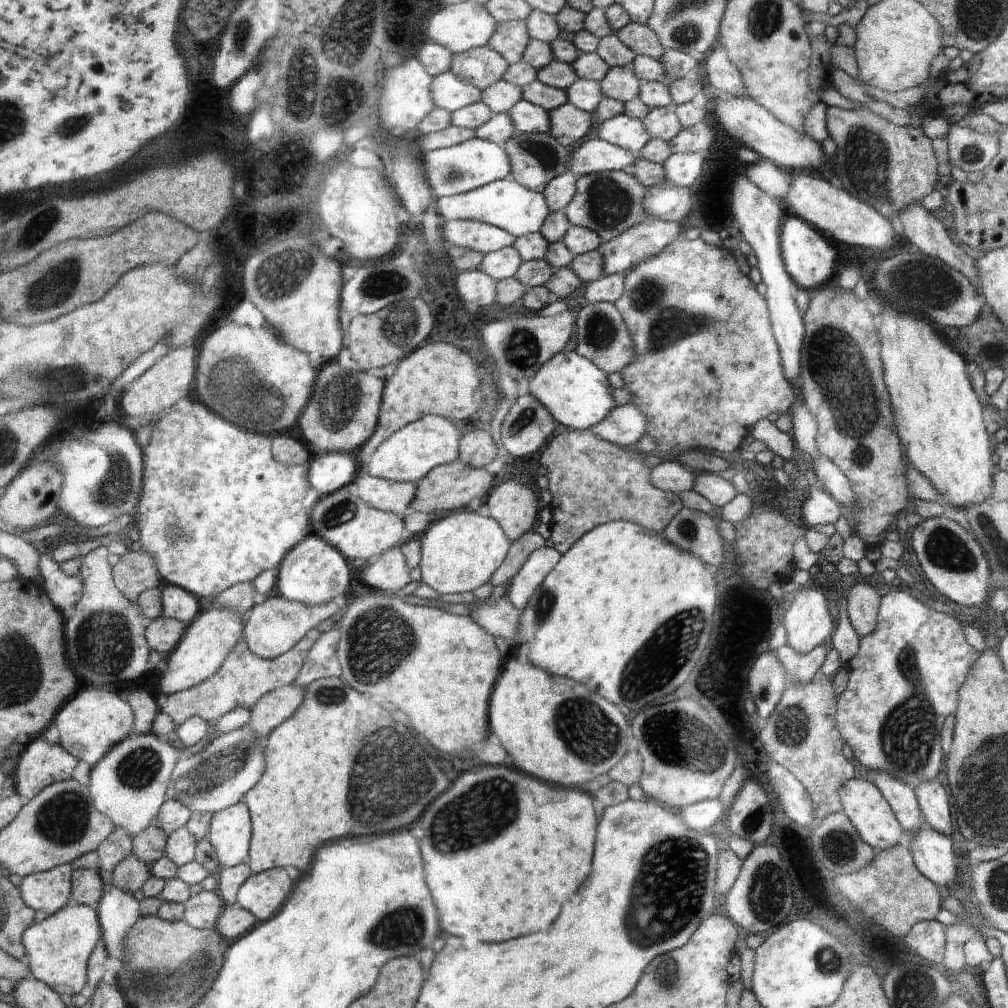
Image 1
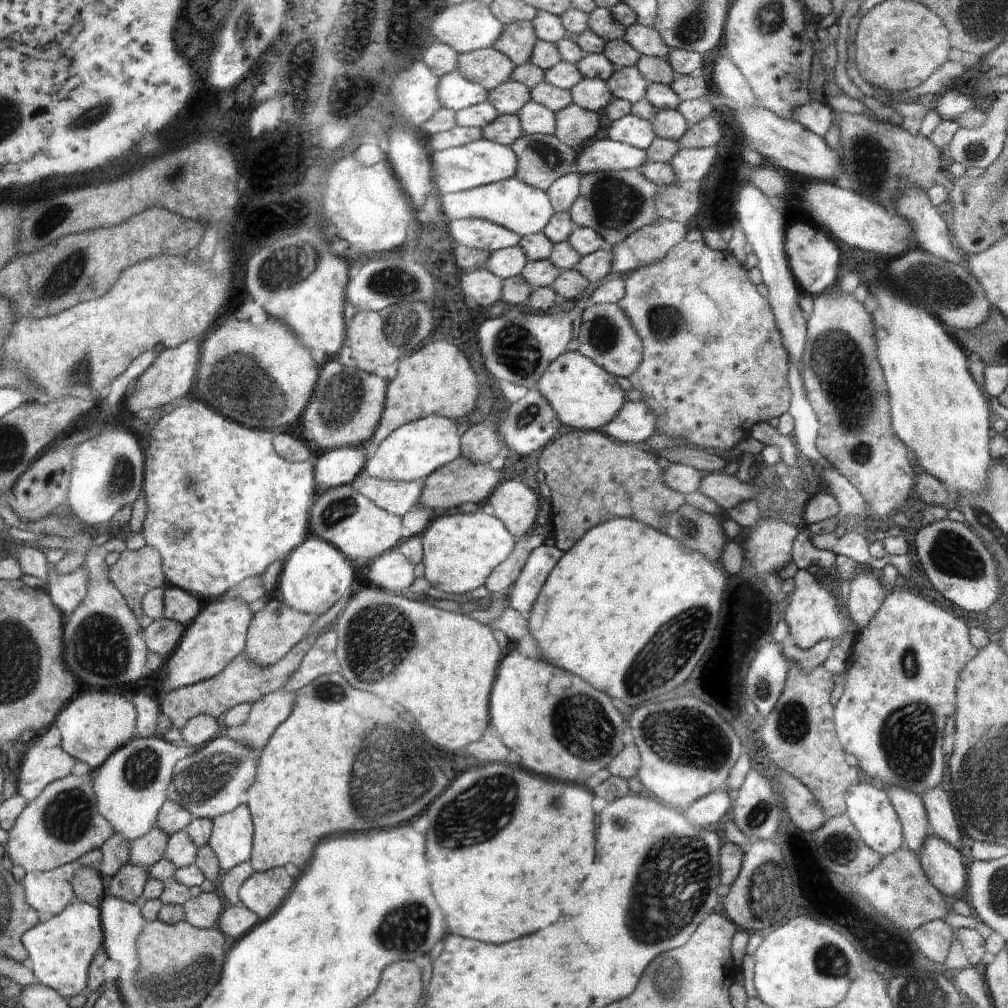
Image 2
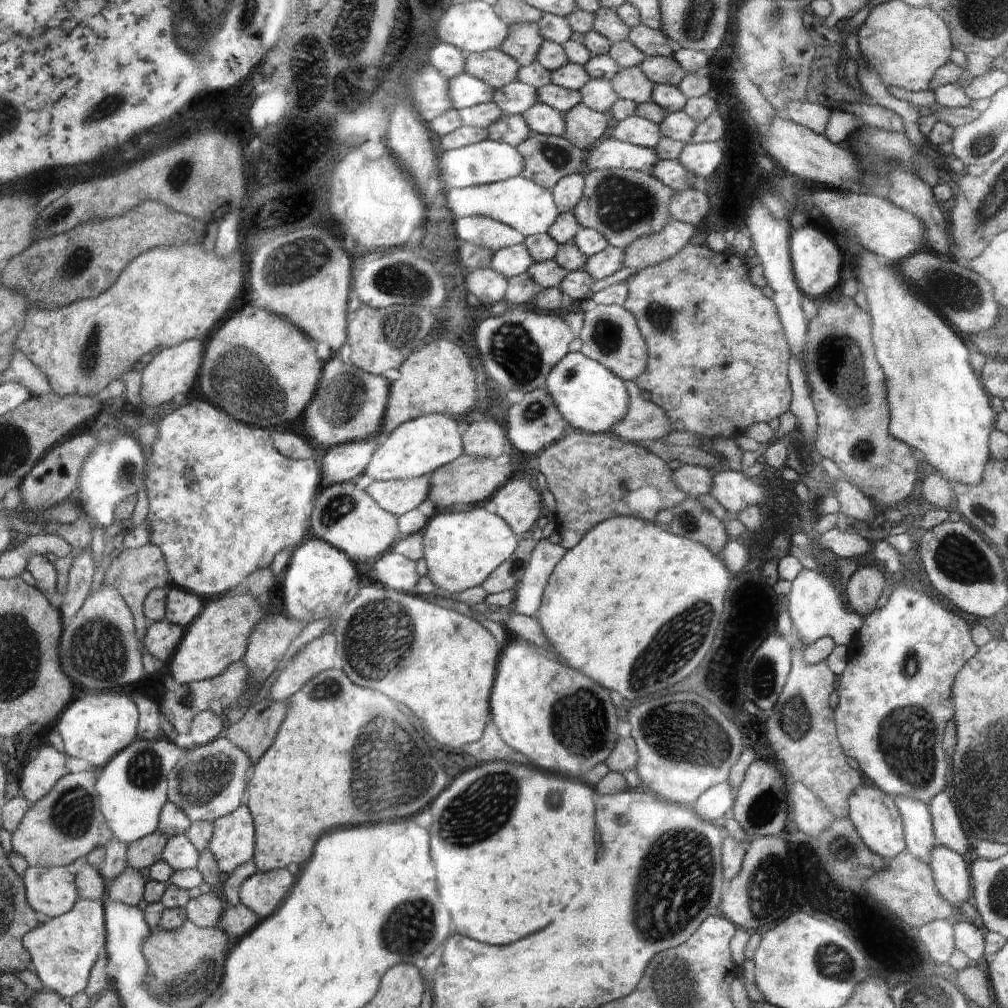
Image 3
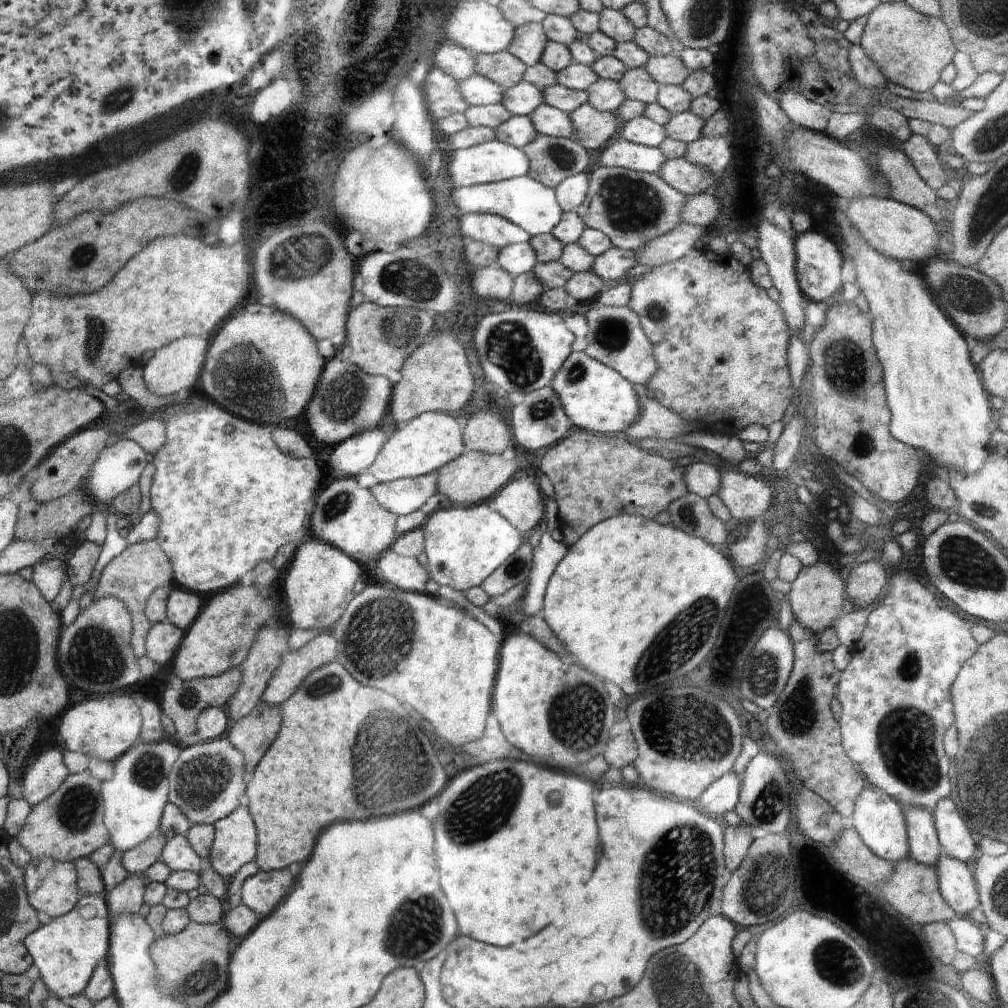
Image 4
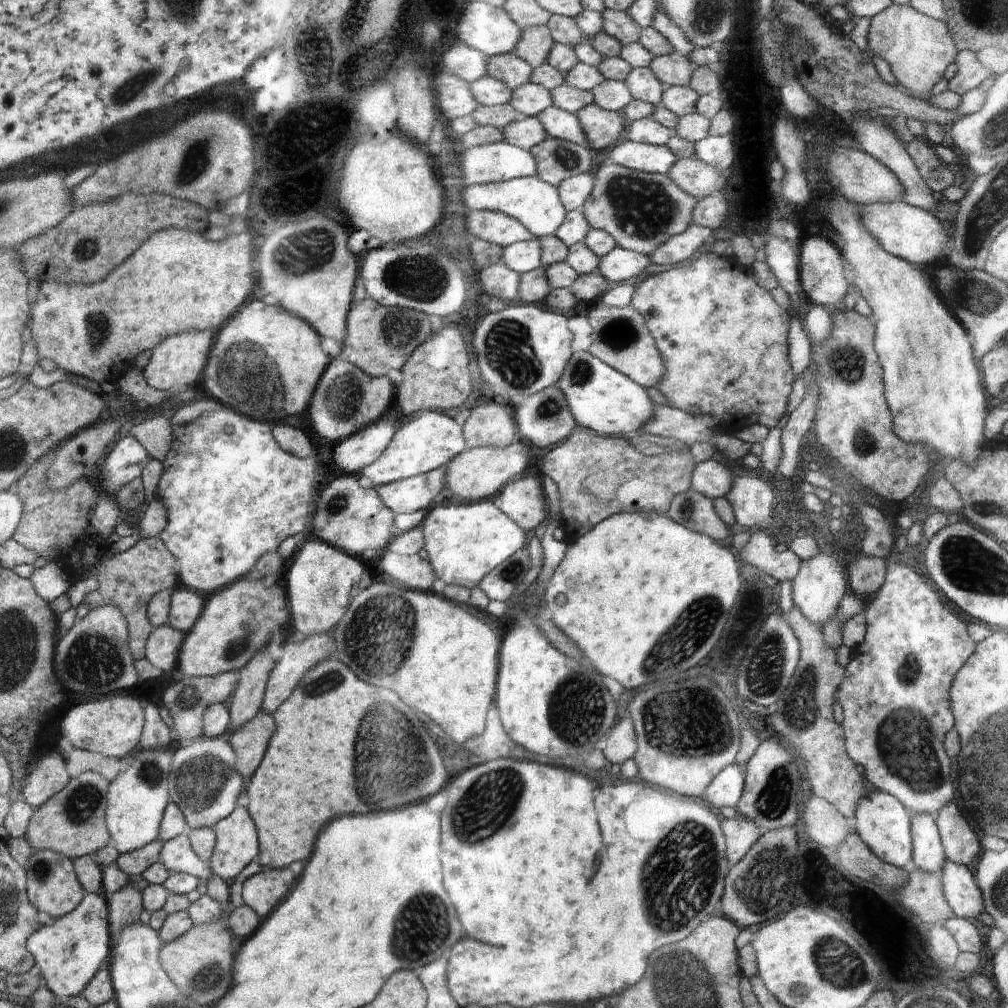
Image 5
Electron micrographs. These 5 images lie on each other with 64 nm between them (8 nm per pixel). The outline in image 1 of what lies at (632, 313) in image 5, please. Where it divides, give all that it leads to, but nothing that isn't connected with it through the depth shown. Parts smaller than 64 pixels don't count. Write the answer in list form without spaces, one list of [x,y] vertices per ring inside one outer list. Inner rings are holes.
[[[588,303],[578,312],[575,351],[595,363],[607,375],[618,373],[632,360],[634,343],[624,319],[614,303]]]

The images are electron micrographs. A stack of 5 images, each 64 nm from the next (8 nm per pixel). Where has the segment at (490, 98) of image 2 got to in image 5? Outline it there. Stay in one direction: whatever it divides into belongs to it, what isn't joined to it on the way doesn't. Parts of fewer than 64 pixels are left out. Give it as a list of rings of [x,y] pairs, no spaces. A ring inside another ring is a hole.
[[[526,83],[521,87],[515,88],[512,91],[509,102],[518,115],[524,115],[527,117],[537,116],[540,114],[546,107],[552,106],[551,94],[550,91],[547,91],[543,86],[540,86],[536,83]]]

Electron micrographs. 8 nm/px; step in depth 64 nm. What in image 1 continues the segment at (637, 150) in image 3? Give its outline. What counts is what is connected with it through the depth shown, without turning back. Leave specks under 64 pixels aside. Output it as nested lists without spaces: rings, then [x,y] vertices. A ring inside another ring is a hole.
[[[590,138],[580,142],[574,148],[568,171],[577,178],[602,171],[629,170],[638,158],[618,145],[610,144],[602,139]]]

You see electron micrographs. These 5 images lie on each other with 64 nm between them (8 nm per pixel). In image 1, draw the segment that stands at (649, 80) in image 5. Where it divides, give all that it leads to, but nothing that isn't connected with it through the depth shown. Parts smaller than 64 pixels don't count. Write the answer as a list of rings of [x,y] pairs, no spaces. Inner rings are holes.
[[[630,66],[610,67],[607,75],[599,82],[603,96],[621,100],[623,103],[638,96],[643,83]]]

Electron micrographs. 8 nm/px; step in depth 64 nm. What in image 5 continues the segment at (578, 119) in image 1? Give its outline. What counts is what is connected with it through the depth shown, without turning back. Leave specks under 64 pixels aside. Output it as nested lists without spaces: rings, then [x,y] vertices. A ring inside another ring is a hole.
[[[594,102],[583,106],[575,115],[590,146],[599,153],[605,153],[615,146],[619,142],[618,136],[627,127],[622,114],[605,111]]]

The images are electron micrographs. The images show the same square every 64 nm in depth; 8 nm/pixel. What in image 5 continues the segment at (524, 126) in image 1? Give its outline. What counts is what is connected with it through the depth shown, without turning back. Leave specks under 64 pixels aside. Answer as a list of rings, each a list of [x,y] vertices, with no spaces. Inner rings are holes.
[[[552,105],[537,114],[537,117],[540,119],[548,137],[580,143],[580,146],[590,146],[587,135],[584,134],[579,118],[576,118],[575,114]]]

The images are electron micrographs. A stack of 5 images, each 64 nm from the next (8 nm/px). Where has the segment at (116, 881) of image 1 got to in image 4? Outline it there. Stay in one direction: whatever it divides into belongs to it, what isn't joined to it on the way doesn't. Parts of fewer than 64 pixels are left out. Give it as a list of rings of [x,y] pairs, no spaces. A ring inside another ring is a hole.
[[[130,875],[118,888],[108,894],[112,914],[138,914],[145,902],[147,887],[138,875]]]

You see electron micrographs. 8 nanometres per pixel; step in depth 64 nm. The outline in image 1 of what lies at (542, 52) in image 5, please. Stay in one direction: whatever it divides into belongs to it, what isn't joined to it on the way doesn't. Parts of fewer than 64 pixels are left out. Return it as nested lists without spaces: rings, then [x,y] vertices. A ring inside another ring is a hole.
[[[504,21],[498,23],[498,30],[487,45],[505,58],[508,64],[514,64],[523,57],[530,39],[526,21]]]

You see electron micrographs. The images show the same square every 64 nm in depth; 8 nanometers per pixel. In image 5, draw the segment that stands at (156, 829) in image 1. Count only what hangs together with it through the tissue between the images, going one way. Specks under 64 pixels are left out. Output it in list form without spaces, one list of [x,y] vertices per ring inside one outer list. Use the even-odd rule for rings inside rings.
[[[158,837],[156,841],[150,843],[144,849],[138,849],[131,853],[121,853],[118,860],[124,872],[134,876],[134,874],[145,874],[154,864],[163,860],[163,848],[166,841]]]

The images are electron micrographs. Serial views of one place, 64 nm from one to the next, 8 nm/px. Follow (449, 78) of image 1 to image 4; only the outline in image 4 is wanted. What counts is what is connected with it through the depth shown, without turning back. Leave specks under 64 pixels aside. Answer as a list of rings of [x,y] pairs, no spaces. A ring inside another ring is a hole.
[[[472,73],[459,82],[459,91],[463,101],[470,105],[491,105],[500,103],[504,89],[492,80]]]

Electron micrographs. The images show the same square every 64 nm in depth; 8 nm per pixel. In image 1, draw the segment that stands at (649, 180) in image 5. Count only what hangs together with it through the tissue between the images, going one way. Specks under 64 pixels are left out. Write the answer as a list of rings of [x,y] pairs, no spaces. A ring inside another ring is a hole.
[[[630,169],[584,175],[576,181],[576,194],[563,212],[572,225],[589,228],[597,232],[603,241],[607,241],[626,232],[648,216],[643,207],[647,188]]]

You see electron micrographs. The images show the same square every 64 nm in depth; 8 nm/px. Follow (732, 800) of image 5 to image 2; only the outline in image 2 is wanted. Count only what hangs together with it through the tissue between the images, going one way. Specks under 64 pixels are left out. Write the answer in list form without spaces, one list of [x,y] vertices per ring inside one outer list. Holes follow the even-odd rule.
[[[722,791],[707,794],[706,797],[699,798],[694,804],[687,807],[685,814],[693,825],[702,828],[716,828],[716,824],[729,814],[732,799]]]

